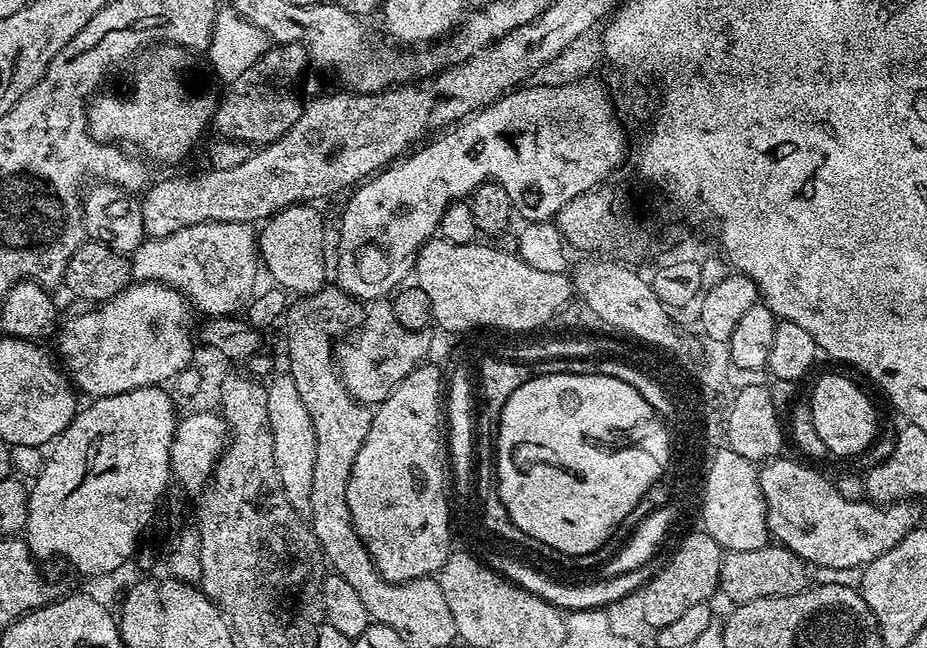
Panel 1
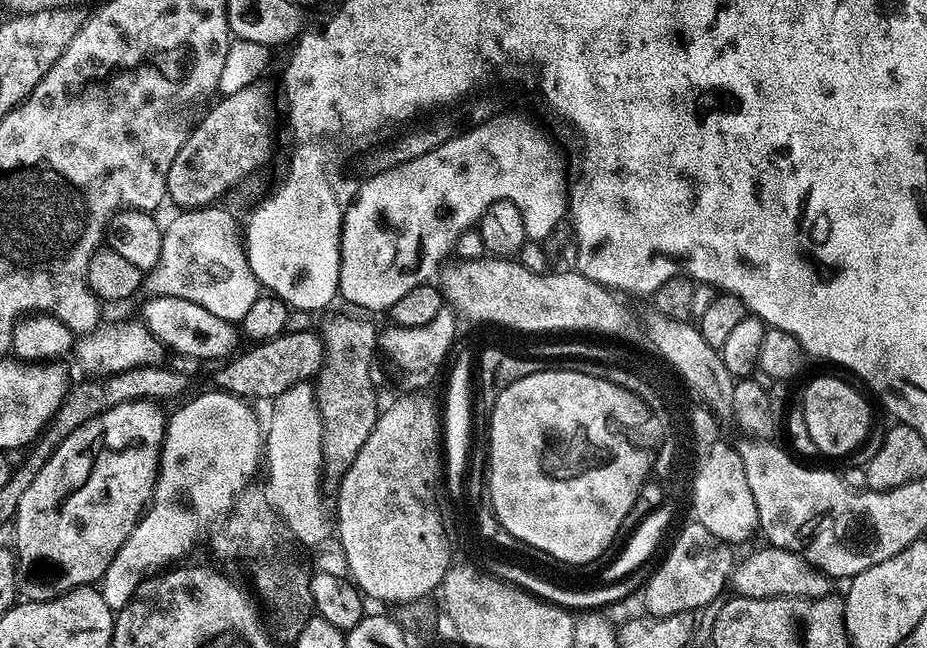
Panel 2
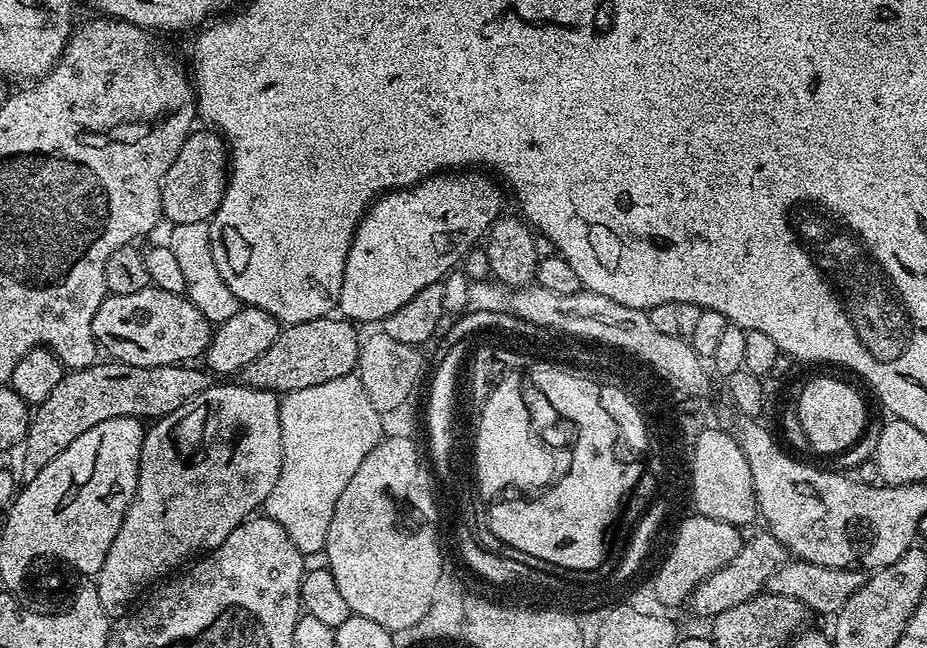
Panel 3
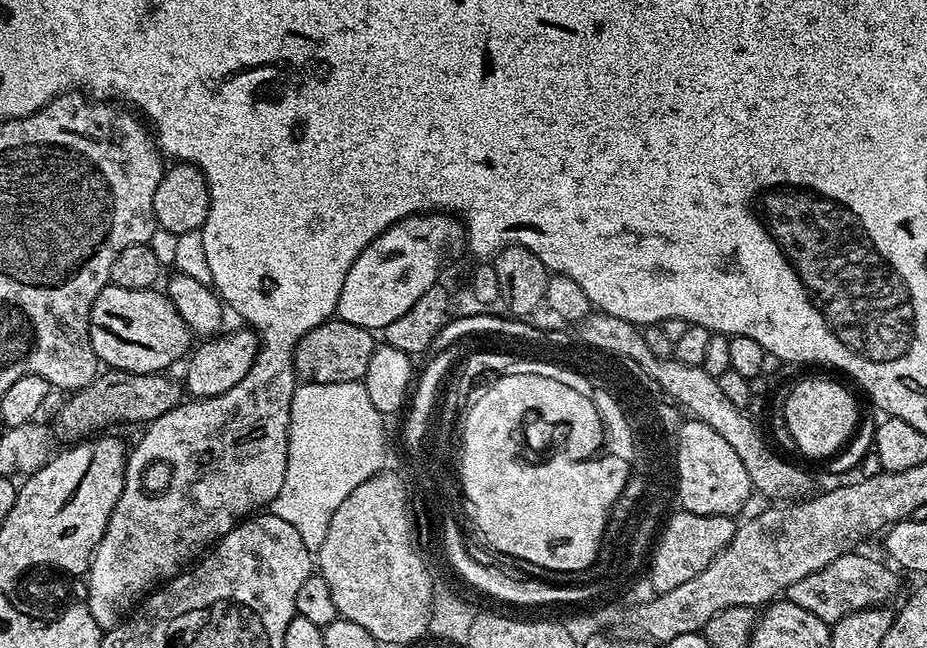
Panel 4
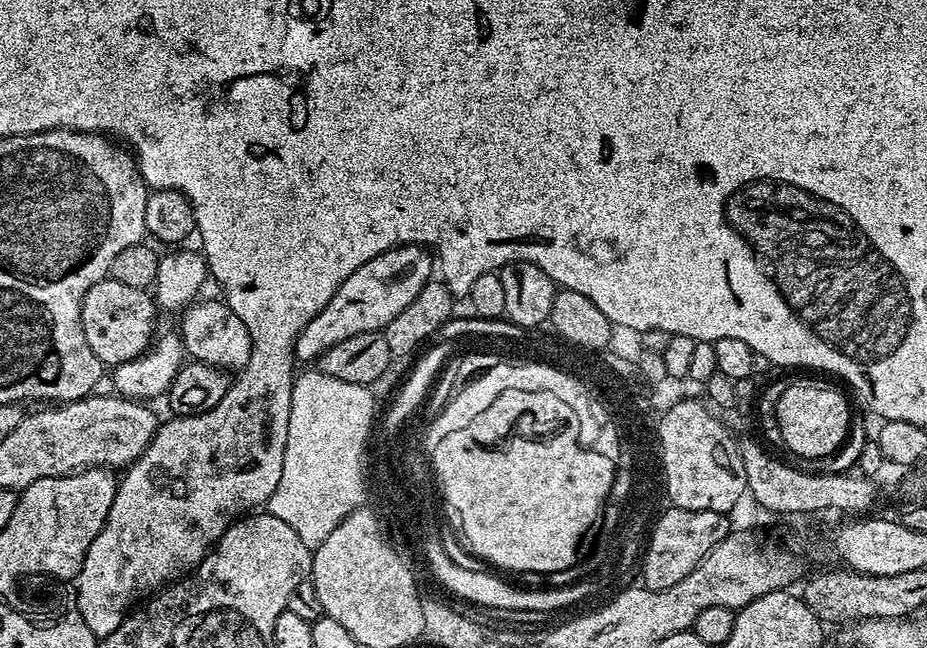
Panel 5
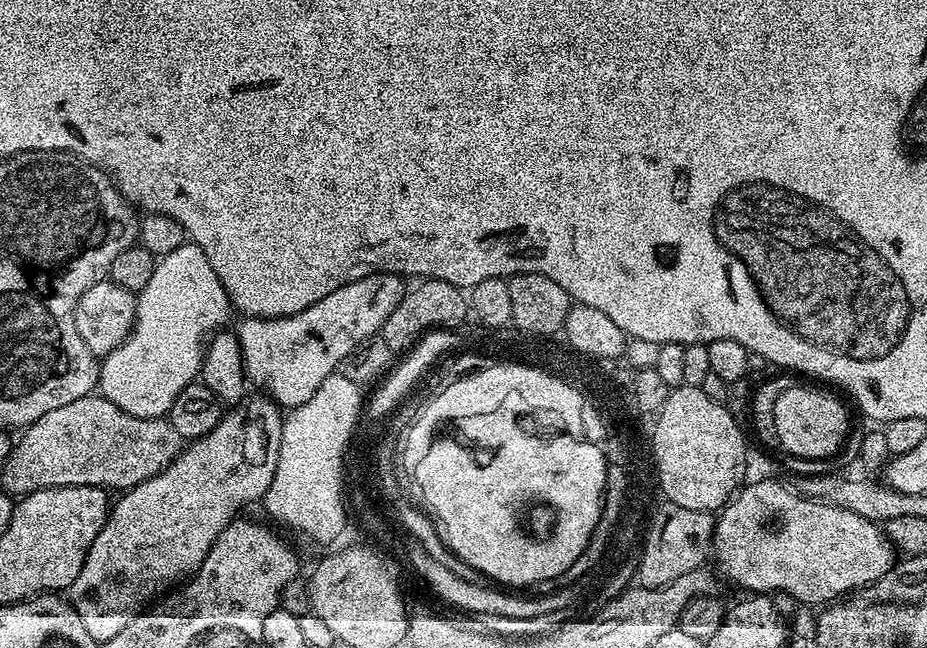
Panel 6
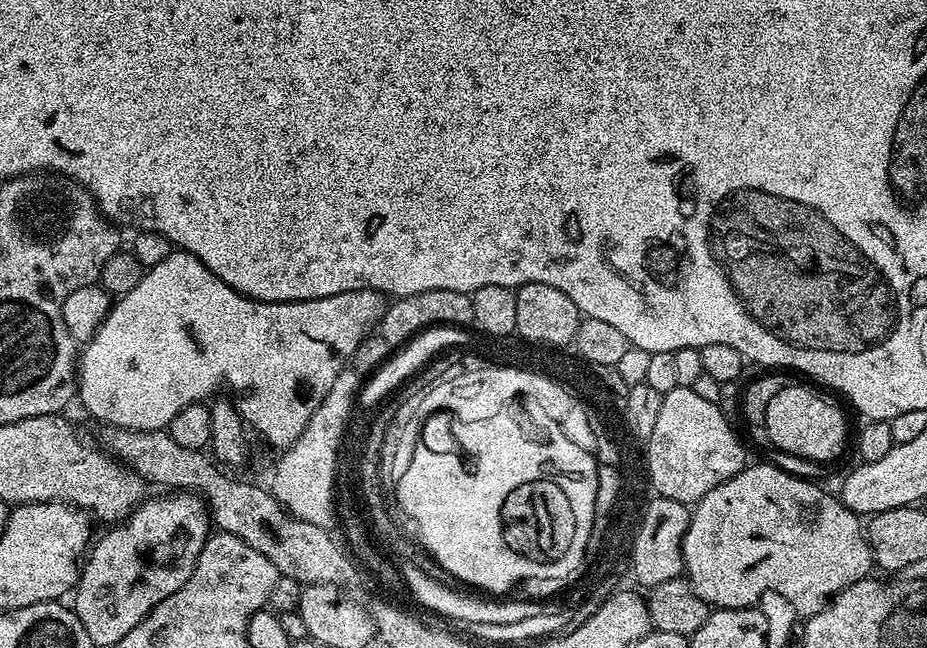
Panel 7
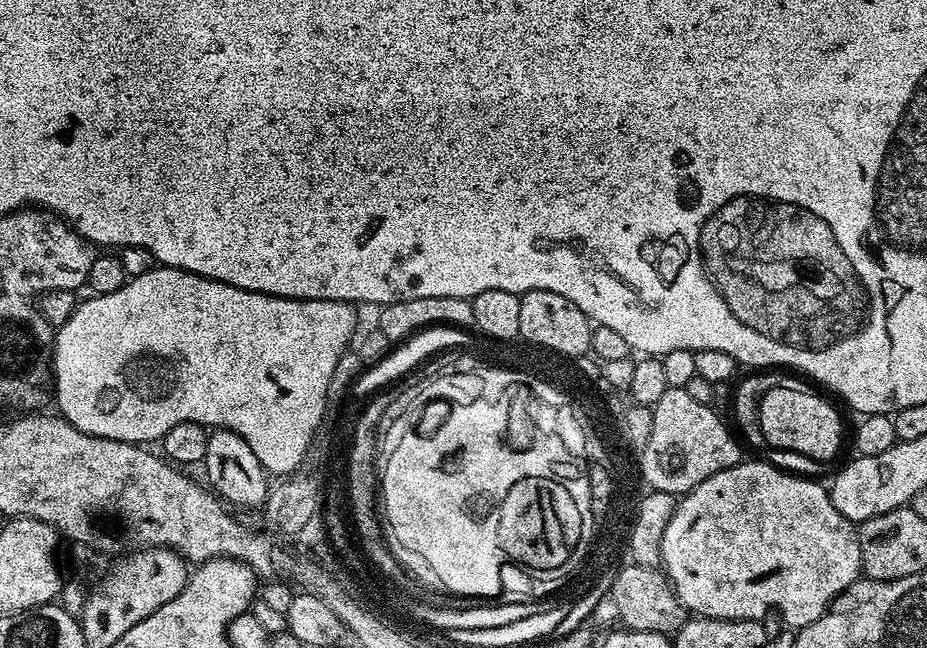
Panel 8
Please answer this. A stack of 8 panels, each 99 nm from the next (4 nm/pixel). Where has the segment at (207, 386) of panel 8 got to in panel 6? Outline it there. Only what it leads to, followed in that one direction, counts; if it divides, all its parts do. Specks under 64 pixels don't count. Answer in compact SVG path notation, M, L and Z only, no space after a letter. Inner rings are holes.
M186 242L182 246L178 246L178 250L174 250L174 254L166 254L165 256L159 257L156 261L156 269L154 270L153 276L150 278L150 282L146 282L146 286L137 295L136 315L132 321L128 339L114 349L110 355L103 357L103 359L99 361L99 395L105 396L105 398L110 402L114 402L114 406L118 406L122 410L126 410L126 414L134 414L138 418L167 417L170 406L174 402L174 398L178 398L178 394L182 394L182 390L186 390L186 386L193 383L193 381L199 377L200 363L204 360L206 341L209 339L210 333L213 330L223 329L225 325L227 325L224 323L228 320L228 312L230 313L230 301L226 294L226 290L222 286L222 282L218 278L218 274L214 274L214 266L210 266L210 262L206 258L206 254L202 254L202 250L197 246L197 244ZM375 272L364 276L358 282L350 282L342 286L342 290L334 290L334 294L326 294L326 298L318 298L314 306L302 310L293 316L279 316L276 320L267 320L261 316L250 316L241 319L238 335L242 354L244 355L244 371L247 379L257 389L263 390L275 400L281 409L291 410L302 406L312 396L314 388L321 385L327 375L339 369L340 364L363 342L379 333L380 327L390 318L394 306L402 302L406 291L405 281L394 272Z

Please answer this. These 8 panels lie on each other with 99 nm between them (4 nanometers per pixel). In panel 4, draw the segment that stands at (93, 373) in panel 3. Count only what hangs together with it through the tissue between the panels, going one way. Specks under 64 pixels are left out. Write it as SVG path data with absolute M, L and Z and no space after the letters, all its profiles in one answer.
M108 370L105 373L105 376L104 373L97 375L96 379L86 386L76 389L67 397L68 401L57 410L56 428L54 424L57 437L88 438L101 430L111 429L108 428L111 424L144 426L153 420L162 418L162 414L174 410L182 402L181 381L171 380L168 374L159 372L134 374L115 370Z

